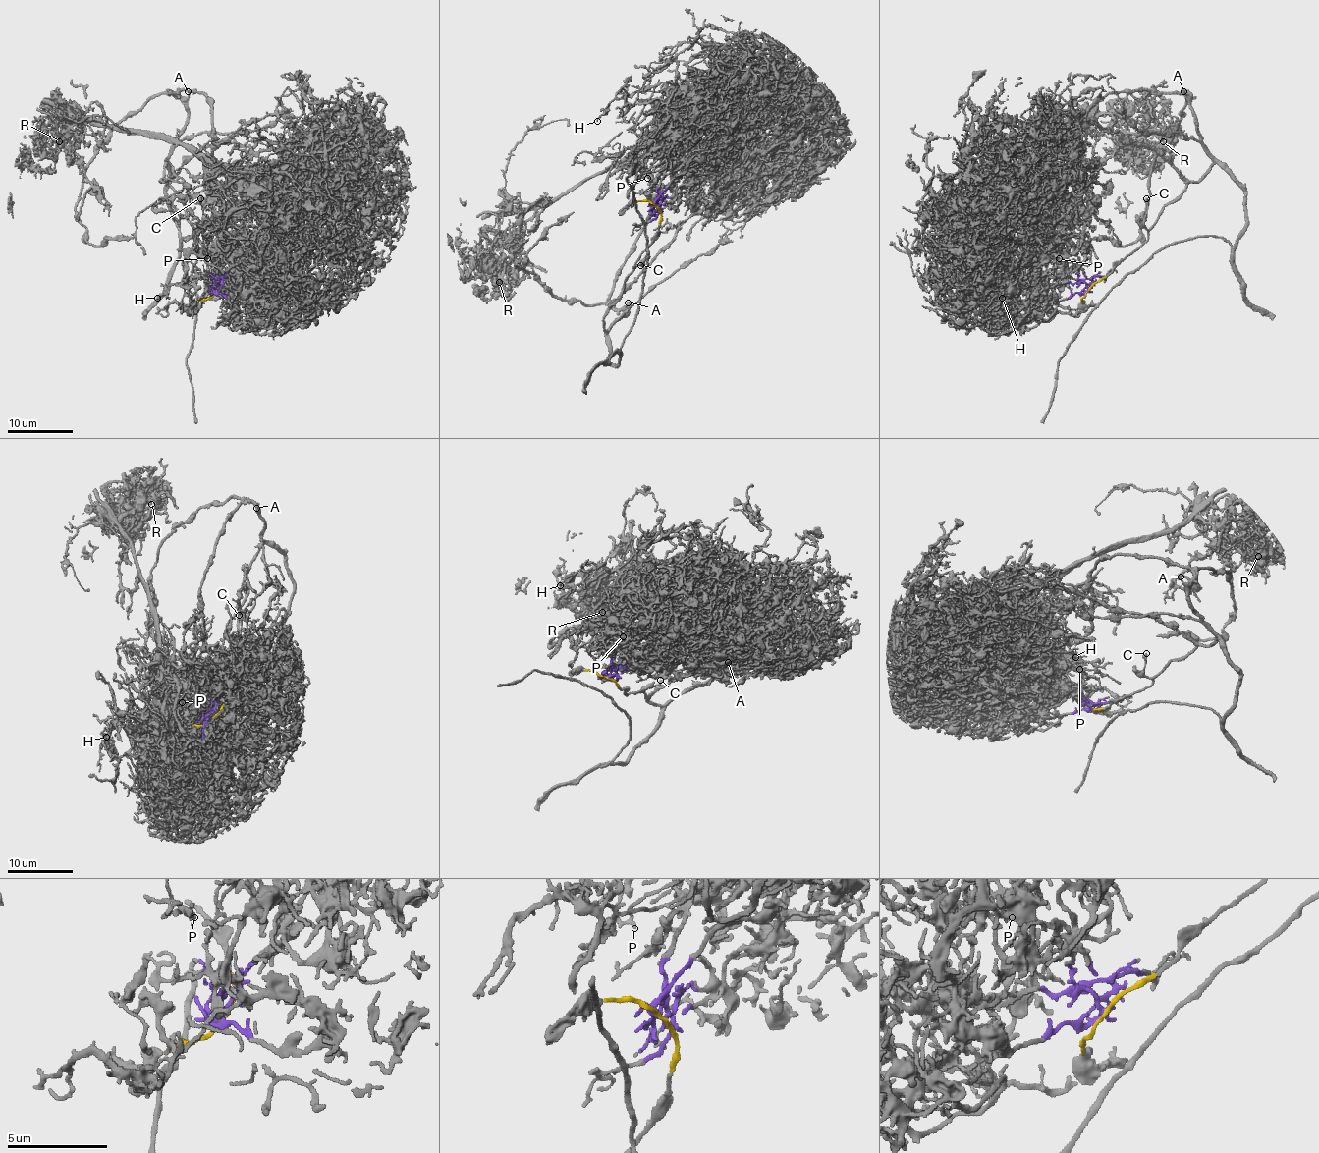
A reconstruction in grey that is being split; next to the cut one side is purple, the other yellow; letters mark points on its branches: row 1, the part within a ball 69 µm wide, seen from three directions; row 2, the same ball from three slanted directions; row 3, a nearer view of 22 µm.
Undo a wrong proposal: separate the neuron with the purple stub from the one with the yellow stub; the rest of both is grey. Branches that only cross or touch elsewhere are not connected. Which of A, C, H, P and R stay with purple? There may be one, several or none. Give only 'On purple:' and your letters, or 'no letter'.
On purple: H, P, R

